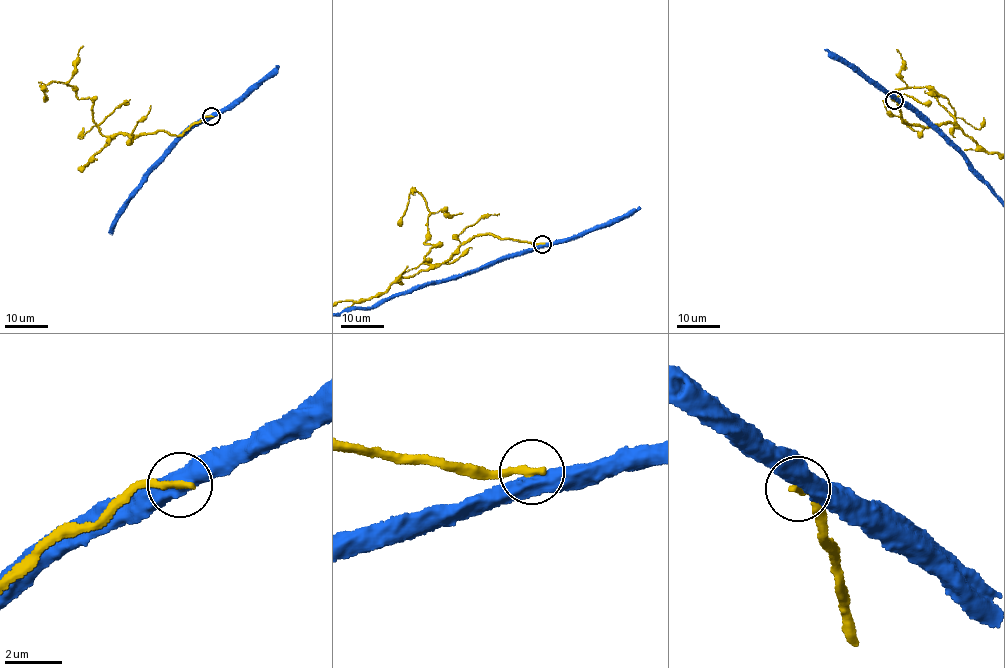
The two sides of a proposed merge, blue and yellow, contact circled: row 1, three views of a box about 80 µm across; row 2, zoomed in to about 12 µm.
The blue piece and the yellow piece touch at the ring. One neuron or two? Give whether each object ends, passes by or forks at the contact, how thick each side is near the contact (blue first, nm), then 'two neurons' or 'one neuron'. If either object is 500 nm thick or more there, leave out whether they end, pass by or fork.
550 nm thick on the blue side, 280 nm on the other; two neurons

